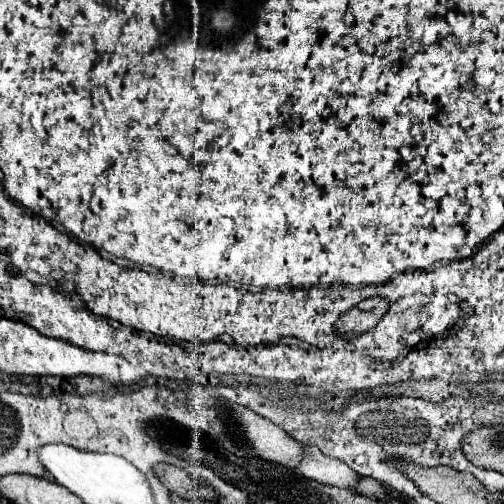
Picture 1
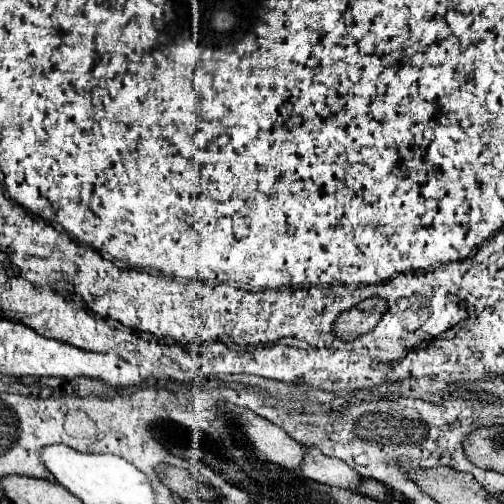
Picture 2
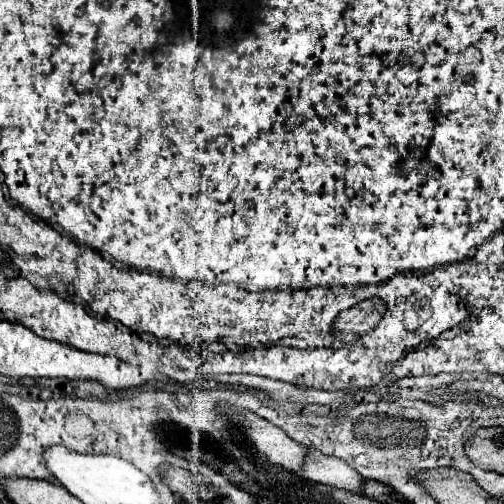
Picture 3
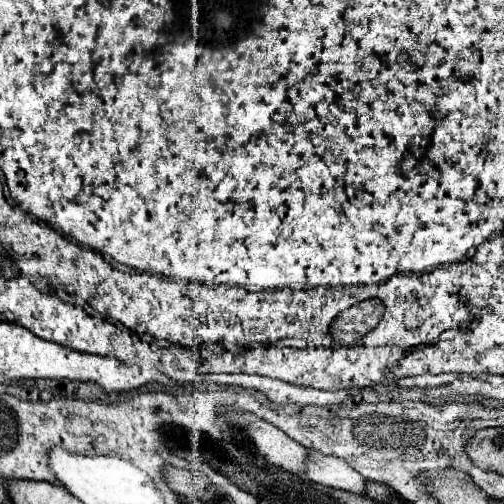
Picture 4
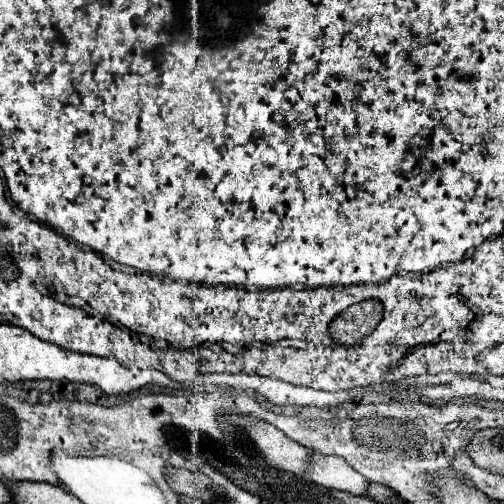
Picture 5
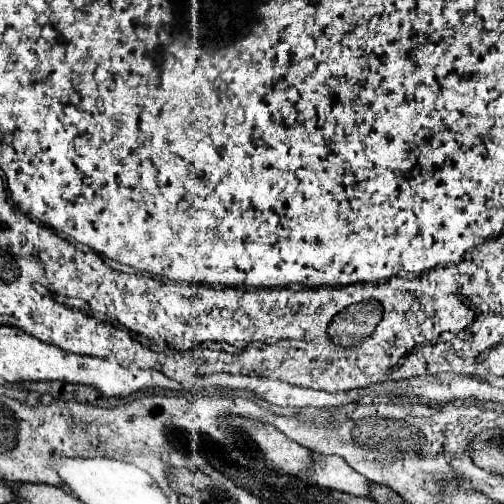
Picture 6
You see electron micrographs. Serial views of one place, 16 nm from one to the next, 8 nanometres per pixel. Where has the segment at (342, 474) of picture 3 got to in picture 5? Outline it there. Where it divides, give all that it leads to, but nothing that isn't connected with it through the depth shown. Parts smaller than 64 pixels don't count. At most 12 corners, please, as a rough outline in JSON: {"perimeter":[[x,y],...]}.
{"perimeter":[[310,454],[308,478],[366,496],[368,480],[338,456]]}

